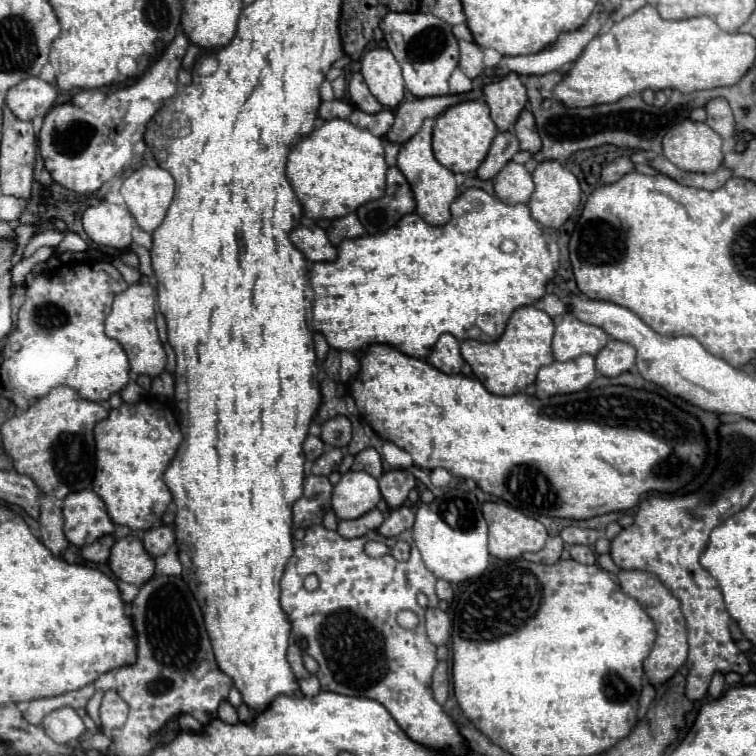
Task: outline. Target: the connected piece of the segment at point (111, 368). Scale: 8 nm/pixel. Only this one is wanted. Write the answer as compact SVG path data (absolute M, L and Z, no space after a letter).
M106 261L92 265L72 263L58 267L54 275L30 273L26 277L26 301L18 311L16 329L10 333L2 349L4 395L8 397L8 389L10 389L10 397L20 411L26 411L34 399L48 395L54 387L60 385L80 391L80 397L86 397L88 401L106 401L112 393L124 389L124 385L130 379L128 357L116 339L106 337L104 319L110 313L114 295L122 293L126 287L128 285L118 273L118 269Z

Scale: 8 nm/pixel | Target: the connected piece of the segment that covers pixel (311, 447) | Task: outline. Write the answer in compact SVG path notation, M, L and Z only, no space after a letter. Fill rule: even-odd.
M308 435L306 441L304 441L304 455L308 461L316 461L322 453L324 453L326 445L322 443L320 437L314 437L314 435Z

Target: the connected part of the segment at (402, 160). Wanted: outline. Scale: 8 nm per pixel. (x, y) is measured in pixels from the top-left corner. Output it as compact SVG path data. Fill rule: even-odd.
M426 119L420 131L400 147L398 169L410 183L410 189L416 199L416 213L428 225L444 225L450 221L450 203L458 195L458 185L454 179L454 173L444 165L440 165L432 153L432 125L434 125L434 119Z

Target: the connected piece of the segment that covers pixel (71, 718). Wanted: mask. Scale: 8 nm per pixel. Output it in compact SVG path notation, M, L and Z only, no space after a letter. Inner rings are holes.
M62 707L62 709L56 709L54 713L48 713L42 721L42 727L50 739L64 745L78 741L86 731L84 721L76 713L76 709L70 709L70 707Z

